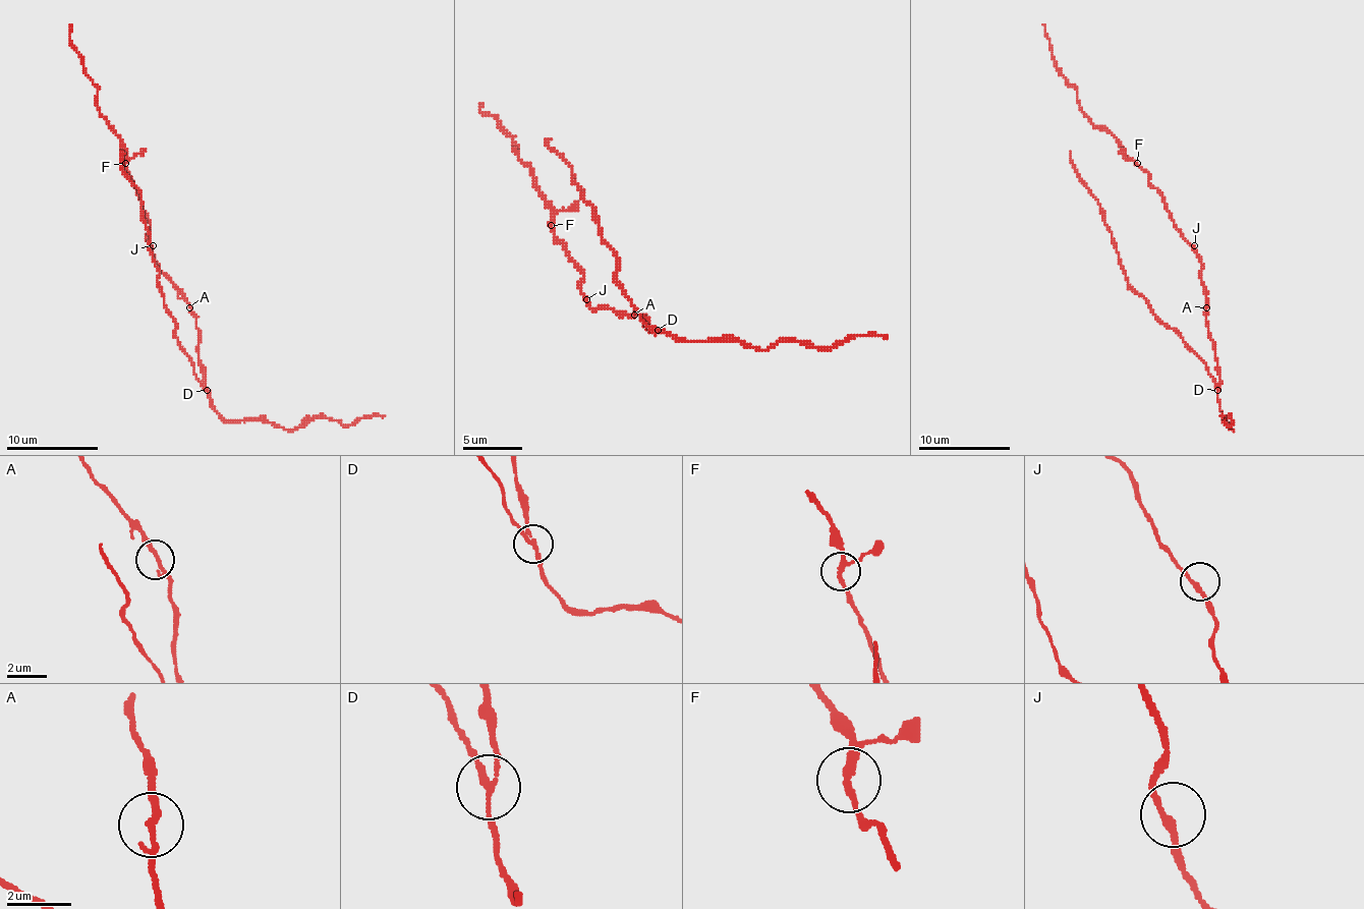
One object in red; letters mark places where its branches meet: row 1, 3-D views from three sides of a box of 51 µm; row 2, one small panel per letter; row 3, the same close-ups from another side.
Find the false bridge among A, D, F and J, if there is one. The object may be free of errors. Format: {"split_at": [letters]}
{"split_at": ["D"]}

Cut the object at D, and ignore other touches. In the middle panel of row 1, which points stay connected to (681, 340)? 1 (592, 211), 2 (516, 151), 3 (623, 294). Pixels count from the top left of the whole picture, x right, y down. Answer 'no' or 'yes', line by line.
1: no
2: yes
3: no

